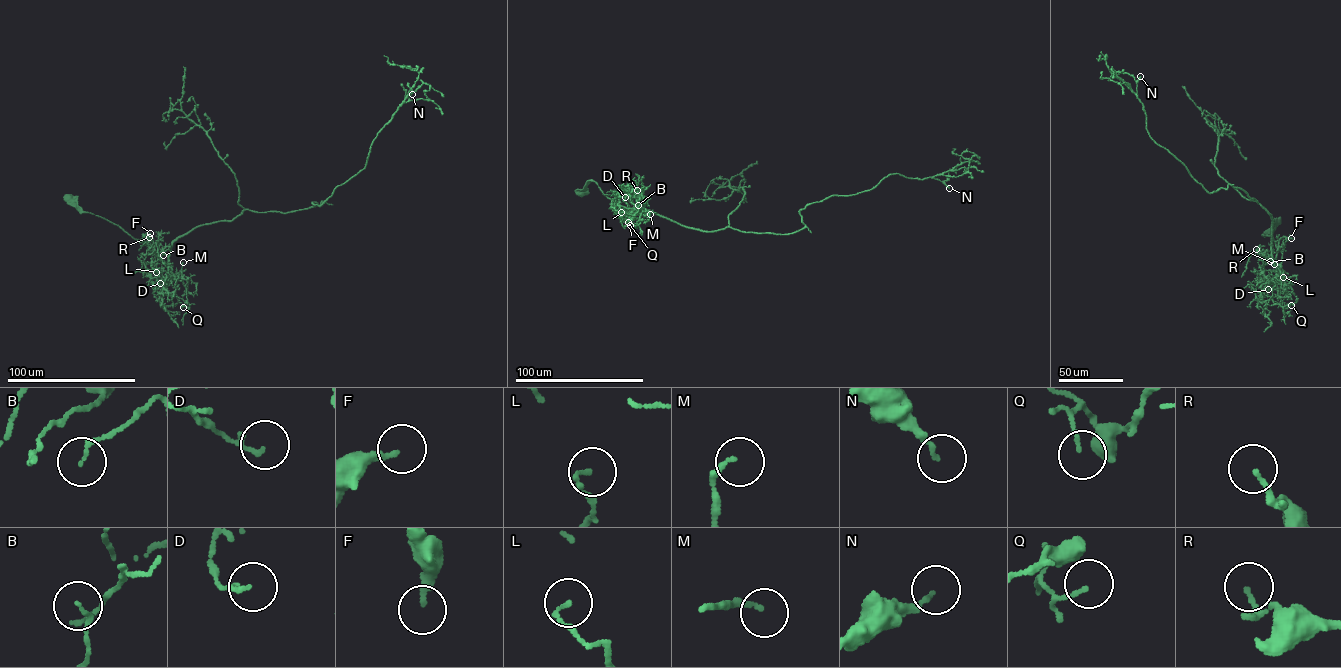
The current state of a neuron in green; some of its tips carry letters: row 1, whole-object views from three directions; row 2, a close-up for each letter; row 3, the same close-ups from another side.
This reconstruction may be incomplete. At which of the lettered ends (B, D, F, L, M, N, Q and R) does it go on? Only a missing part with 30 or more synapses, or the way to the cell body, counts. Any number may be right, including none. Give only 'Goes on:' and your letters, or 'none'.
Goes on: none

